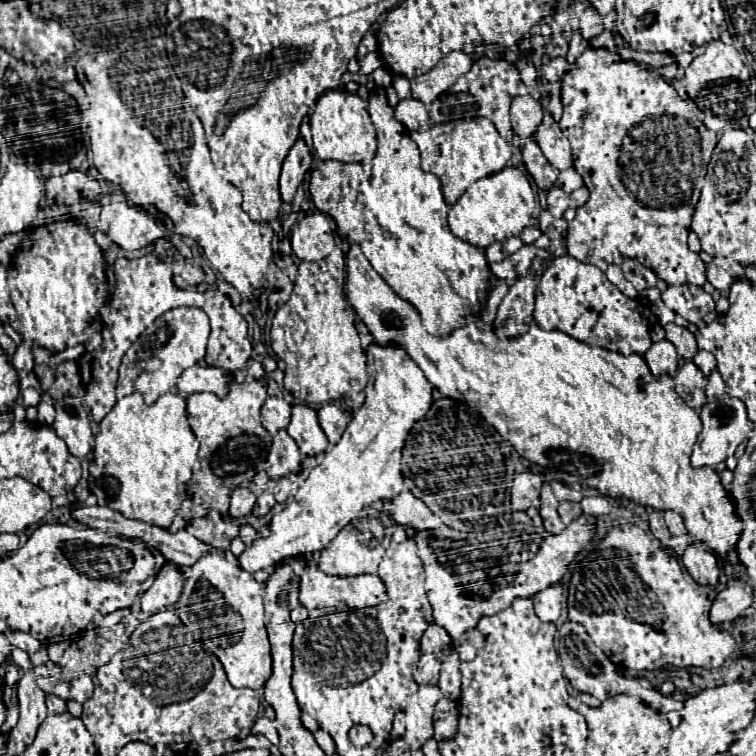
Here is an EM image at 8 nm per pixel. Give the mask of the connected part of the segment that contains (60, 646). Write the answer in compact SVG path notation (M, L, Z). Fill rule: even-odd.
M60 640L60 642L54 642L54 644L49 644L48 655L50 661L54 663L58 662L69 646L70 646L69 640Z

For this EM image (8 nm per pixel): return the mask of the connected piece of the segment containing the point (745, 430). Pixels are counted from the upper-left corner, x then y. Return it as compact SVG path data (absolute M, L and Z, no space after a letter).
M724 394L722 398L708 400L706 404L702 404L702 408L698 408L698 414L702 418L704 428L700 432L696 448L692 452L694 466L716 466L716 464L724 462L726 458L734 456L736 448L752 436L752 422L746 416L746 406L738 398Z

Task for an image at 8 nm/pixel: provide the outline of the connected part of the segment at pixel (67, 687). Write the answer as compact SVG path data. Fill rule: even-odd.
M44 674L44 676L38 676L36 682L46 692L58 694L64 700L86 702L92 696L92 692L94 692L94 678L88 676L88 674L84 674L84 676L80 676L80 678L72 680L72 682L54 682L48 674Z

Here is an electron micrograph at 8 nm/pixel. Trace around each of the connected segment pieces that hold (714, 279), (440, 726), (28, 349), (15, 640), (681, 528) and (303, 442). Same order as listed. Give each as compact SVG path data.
M710 264L706 274L708 274L708 282L710 282L710 284L712 284L712 288L714 288L714 290L718 290L718 292L728 290L728 288L730 288L730 284L734 282L734 278L732 278L724 268L720 268L718 264Z
M440 698L434 704L434 738L442 740L450 736L456 728L456 714L454 704L450 698Z
M24 338L24 342L18 346L18 350L12 356L12 364L18 370L20 376L26 376L34 370L34 354L32 354L32 342Z
M14 630L10 638L12 638L12 644L14 644L14 646L26 650L28 654L34 654L34 652L38 652L38 650L42 648L40 638L38 638L36 634L32 634L32 632L20 632L20 630Z
M666 510L666 512L662 512L662 516L664 516L666 526L670 528L672 534L686 534L686 532L688 532L680 514L676 514L676 512L672 512L672 510Z
M296 404L290 410L292 418L286 432L296 440L302 454L320 454L328 448L326 434L318 424L318 414L310 406Z

